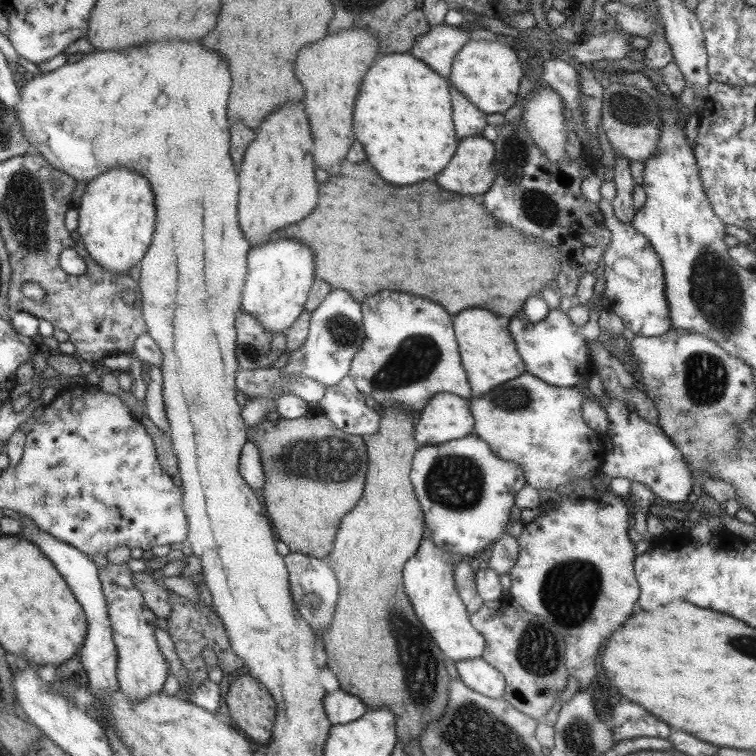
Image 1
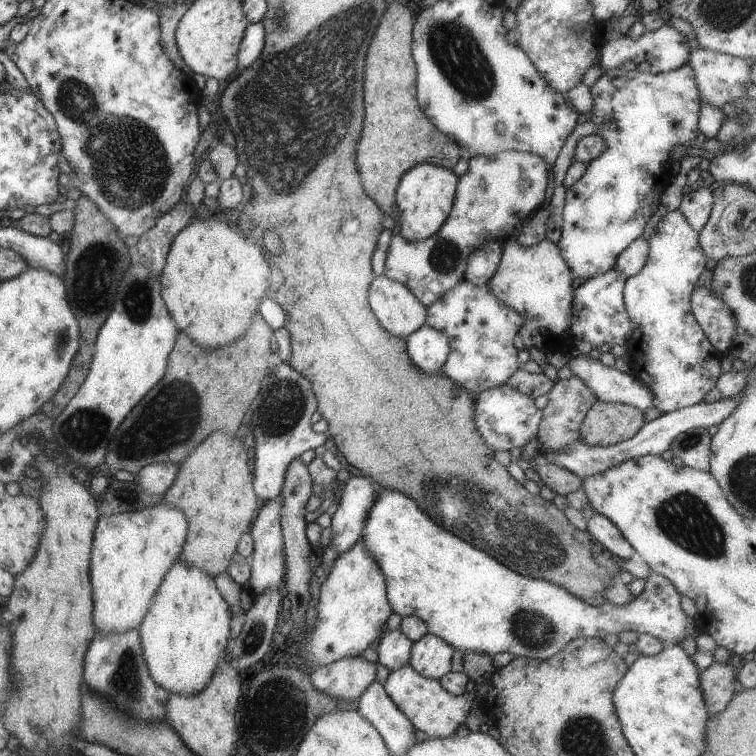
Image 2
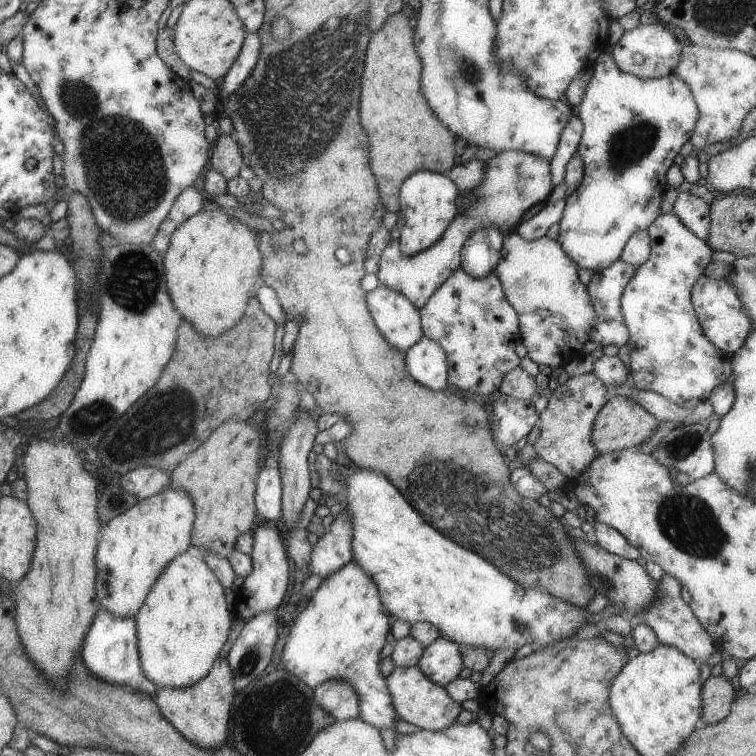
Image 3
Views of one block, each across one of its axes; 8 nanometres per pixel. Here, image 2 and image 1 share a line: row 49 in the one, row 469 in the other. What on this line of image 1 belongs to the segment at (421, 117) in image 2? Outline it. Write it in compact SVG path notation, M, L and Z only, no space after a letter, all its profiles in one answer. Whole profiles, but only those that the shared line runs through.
M399 405L381 408L378 413L381 417L378 433L364 437L369 464L362 500L348 516L344 516L334 548L327 558L327 563L336 573L340 596L330 629L322 633L321 638L324 638L328 654L328 666L338 678L340 689L360 698L369 709L384 706L393 712L397 740L406 745L410 740L419 742L422 730L446 712L451 677L444 663L445 654L418 620L404 588L404 564L416 554L426 528L424 513L410 480L413 459L420 447L415 440L417 415Z

